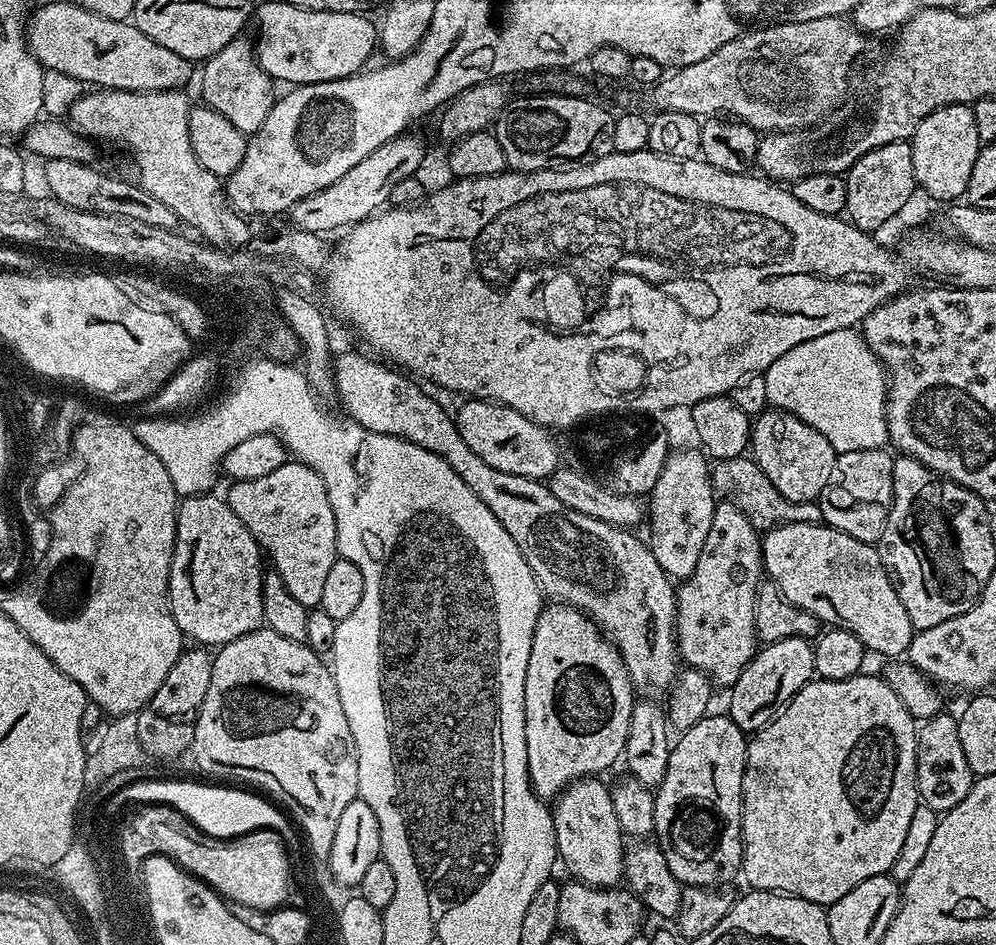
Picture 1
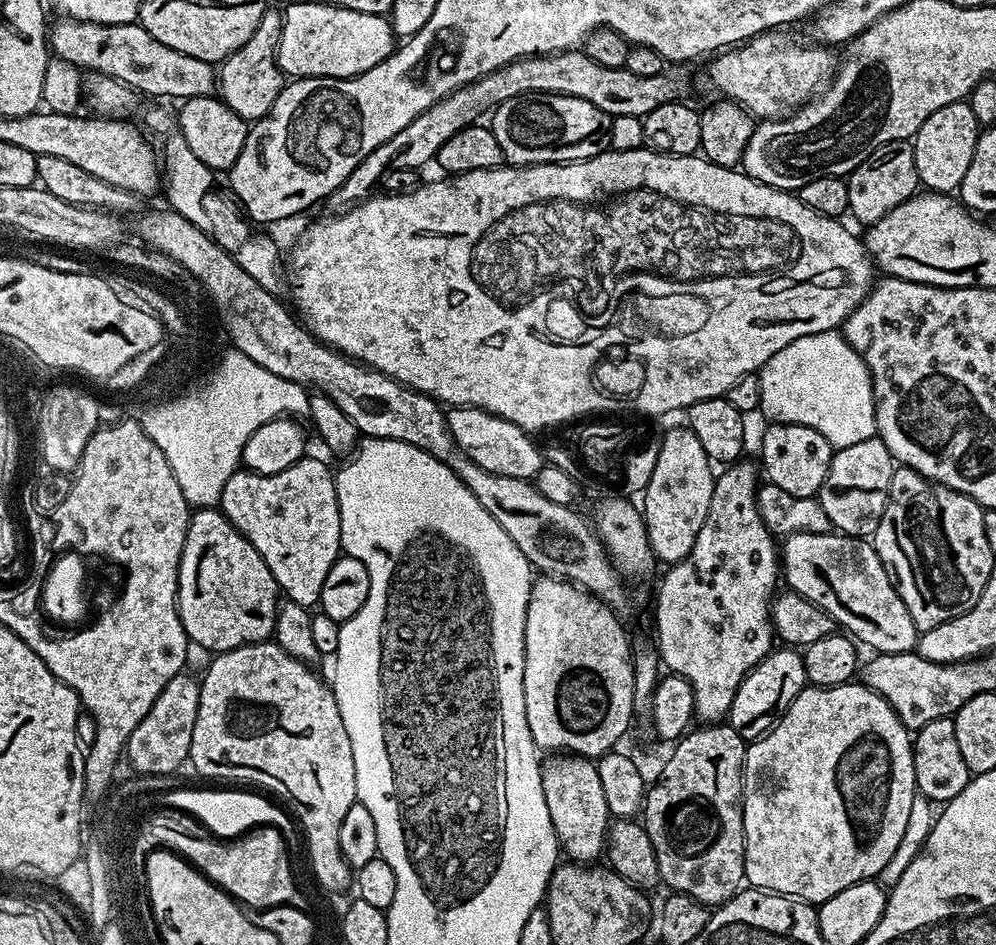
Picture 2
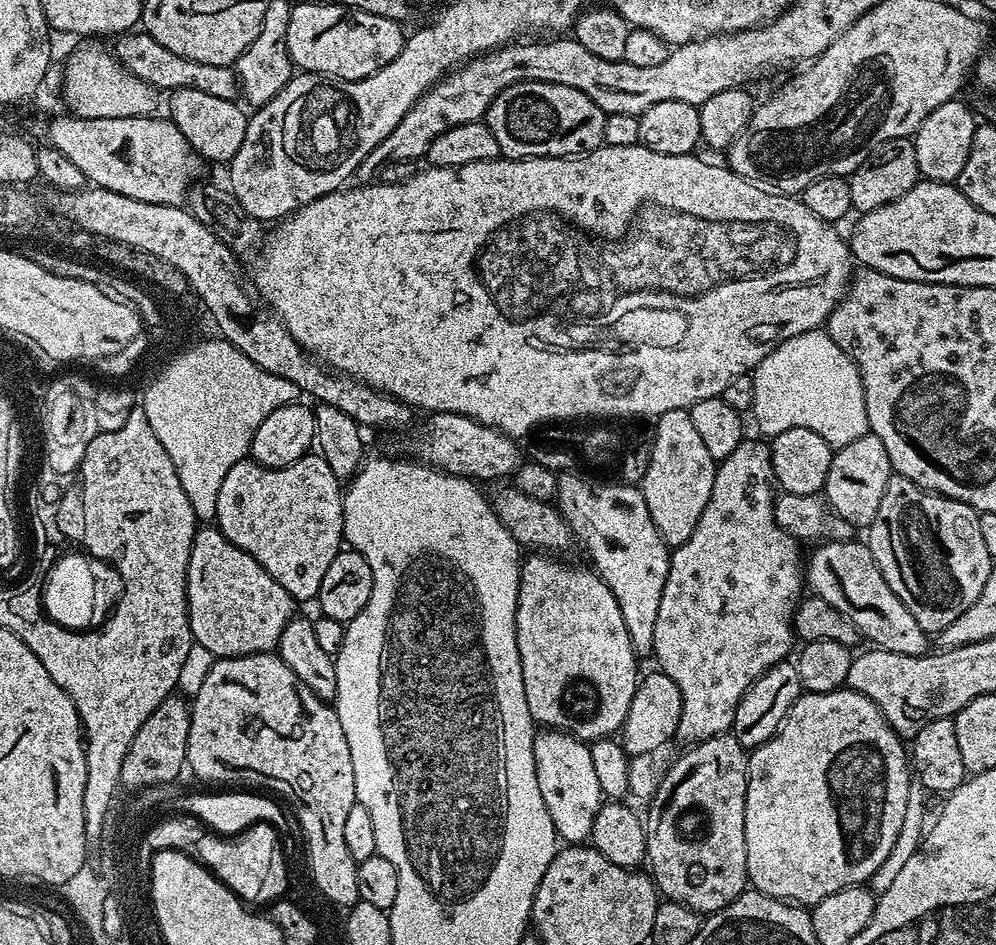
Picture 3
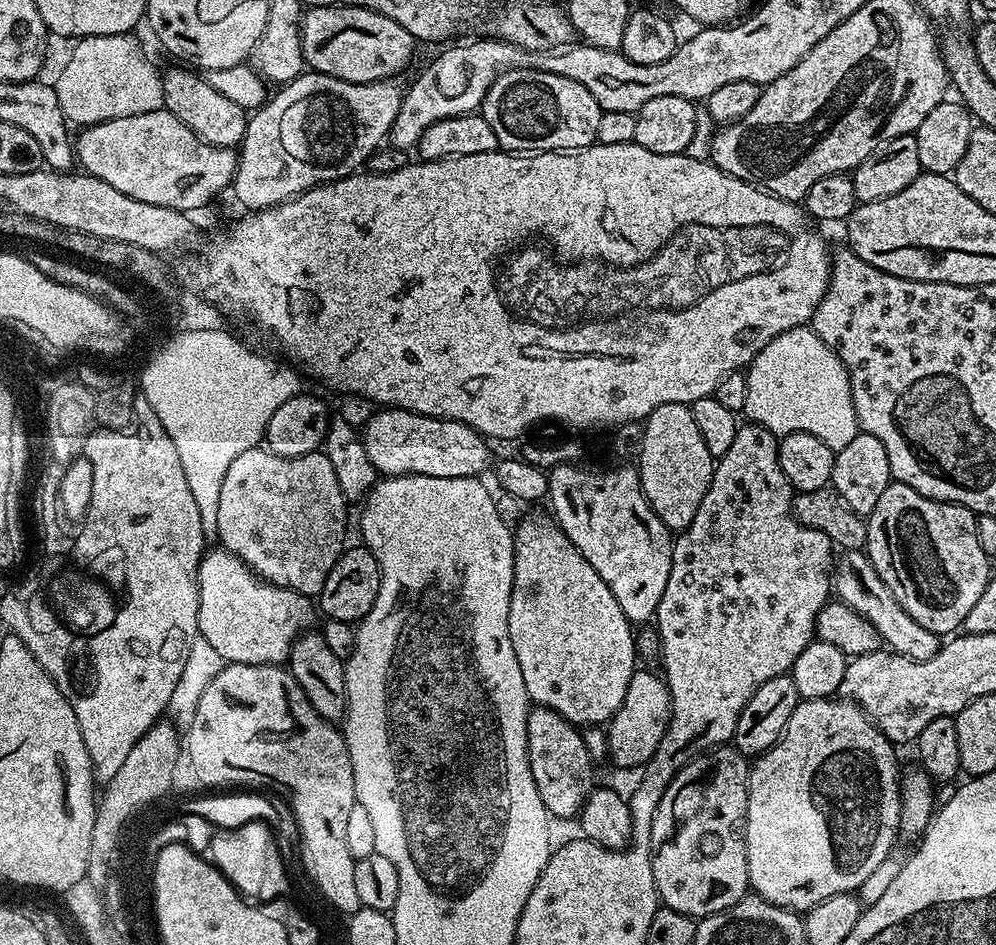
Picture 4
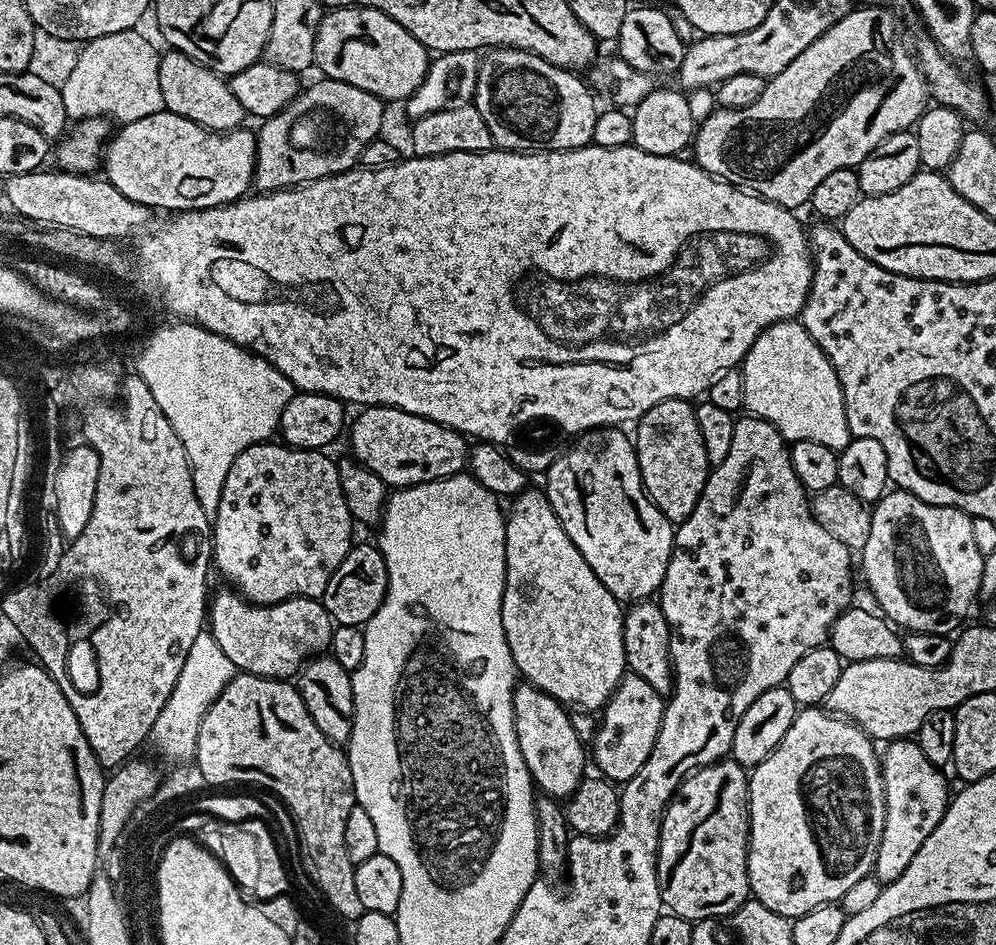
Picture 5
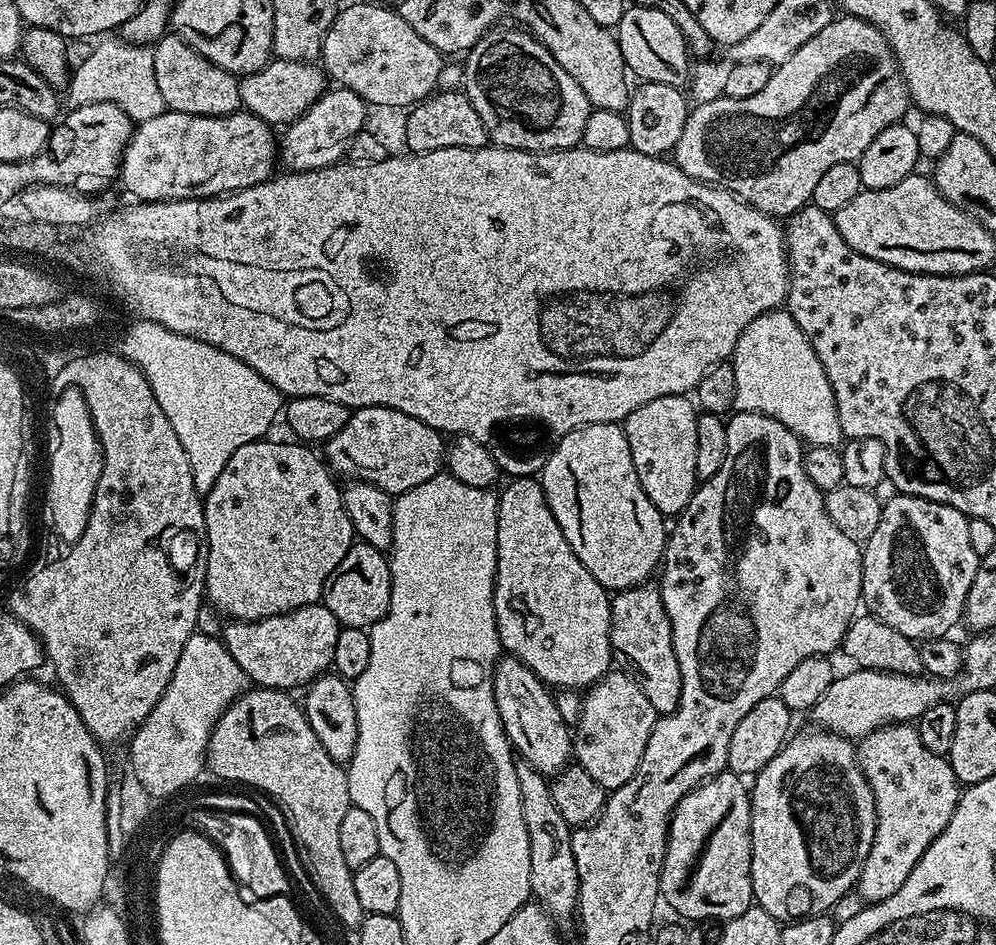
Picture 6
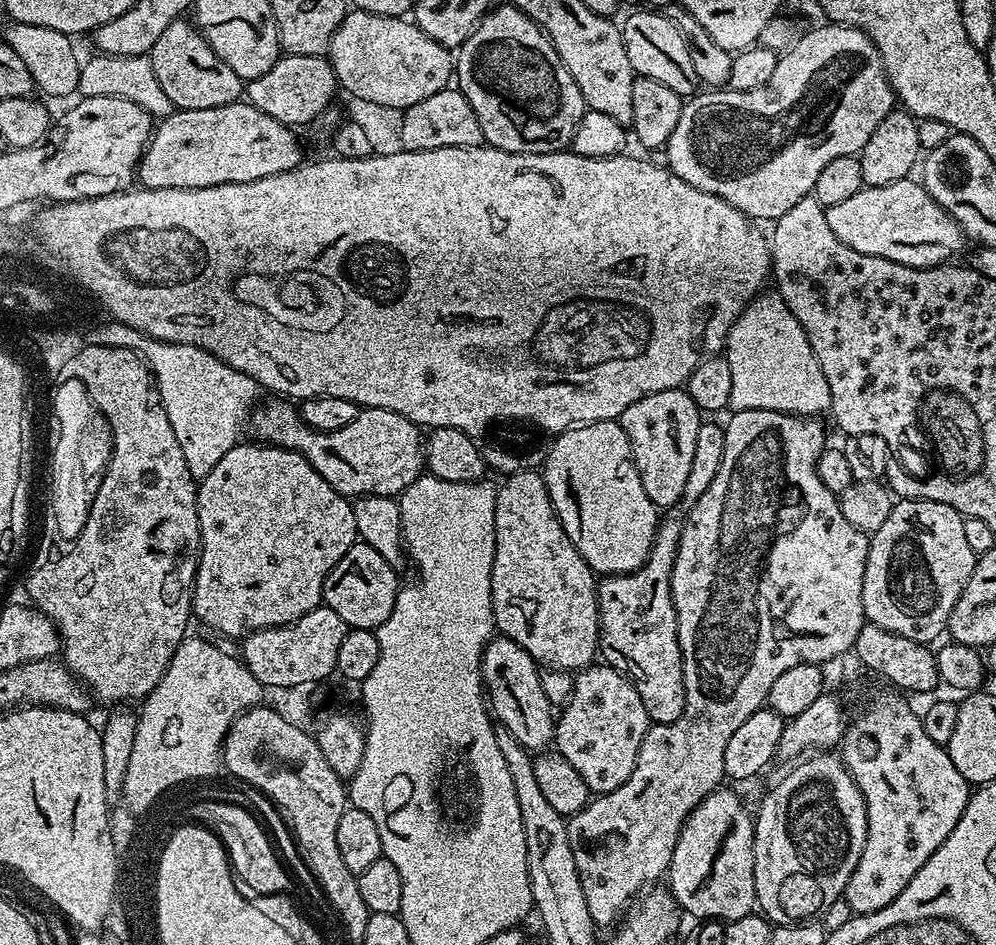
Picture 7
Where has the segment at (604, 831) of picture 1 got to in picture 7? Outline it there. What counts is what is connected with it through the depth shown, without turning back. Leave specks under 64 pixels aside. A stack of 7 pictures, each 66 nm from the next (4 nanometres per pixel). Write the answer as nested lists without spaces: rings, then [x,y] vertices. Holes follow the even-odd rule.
[[[493,635],[484,647],[480,659],[480,675],[491,715],[504,724],[506,730],[514,734],[514,738],[518,738],[523,748],[529,750],[547,749],[556,735],[554,708],[542,690],[540,673],[536,659],[526,654],[526,650],[522,650],[522,646],[510,638]]]

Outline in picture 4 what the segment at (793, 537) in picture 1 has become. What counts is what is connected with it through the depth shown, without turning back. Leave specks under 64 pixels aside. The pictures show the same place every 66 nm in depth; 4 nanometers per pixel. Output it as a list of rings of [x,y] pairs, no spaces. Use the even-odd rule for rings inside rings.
[[[848,550],[841,556],[844,557],[841,560],[839,557],[835,561],[834,575],[830,580],[835,599],[858,614],[862,614],[862,618],[869,620],[874,626],[874,630],[878,630],[881,641],[891,651],[911,660],[934,658],[934,654],[938,654],[940,649],[941,637],[935,632],[918,626],[918,622],[914,622],[914,618],[910,618],[910,614],[906,614],[906,610],[902,610],[902,606],[896,601],[894,594],[882,582],[878,570],[874,570],[867,554],[860,550]]]

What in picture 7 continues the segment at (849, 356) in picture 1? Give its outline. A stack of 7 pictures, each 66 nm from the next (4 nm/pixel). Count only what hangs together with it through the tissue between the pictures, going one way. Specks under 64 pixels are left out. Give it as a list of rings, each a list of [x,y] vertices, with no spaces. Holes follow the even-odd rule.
[[[765,290],[750,301],[732,324],[728,332],[726,359],[730,366],[730,374],[734,381],[734,390],[730,390],[728,408],[732,412],[742,410],[774,410],[789,412],[791,416],[820,418],[831,409],[830,386],[826,386],[826,374],[818,366],[814,358],[814,350],[810,350],[810,342],[794,314],[786,306],[786,302],[775,290]]]

